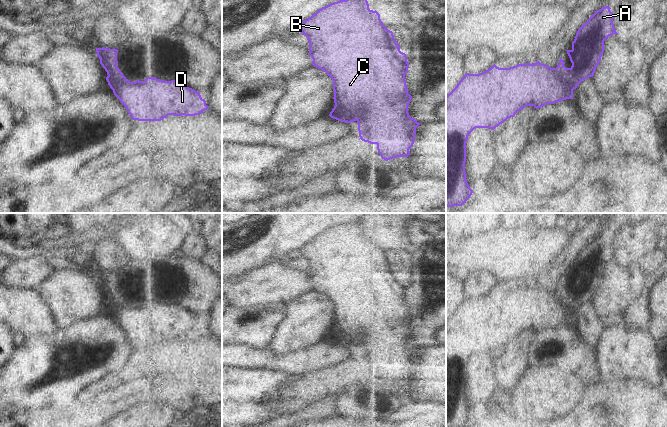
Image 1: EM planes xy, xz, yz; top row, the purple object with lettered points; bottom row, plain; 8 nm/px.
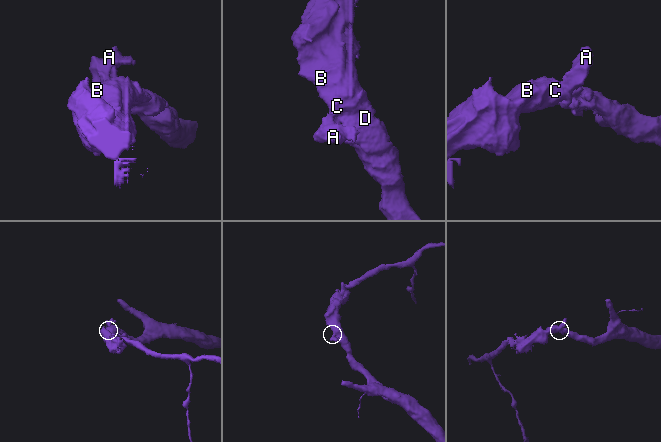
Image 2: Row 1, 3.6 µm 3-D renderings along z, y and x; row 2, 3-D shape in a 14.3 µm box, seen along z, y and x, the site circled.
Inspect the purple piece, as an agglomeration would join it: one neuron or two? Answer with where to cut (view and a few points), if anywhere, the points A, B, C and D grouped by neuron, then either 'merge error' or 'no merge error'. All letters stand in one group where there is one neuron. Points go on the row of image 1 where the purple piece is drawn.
cut in xz along (335, 104), (338, 108), (350, 111), (356, 119); A / B C D; merge error

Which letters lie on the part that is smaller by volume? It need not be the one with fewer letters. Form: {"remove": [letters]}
{"remove": ["A"]}

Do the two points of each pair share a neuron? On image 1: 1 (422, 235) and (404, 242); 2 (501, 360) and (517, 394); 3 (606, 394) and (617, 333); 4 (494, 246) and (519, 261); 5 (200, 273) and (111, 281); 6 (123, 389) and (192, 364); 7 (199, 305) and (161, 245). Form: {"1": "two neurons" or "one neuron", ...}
{"1": "two neurons", "2": "two neurons", "3": "two neurons", "4": "one neuron", "5": "one neuron", "6": "one neuron", "7": "two neurons"}

